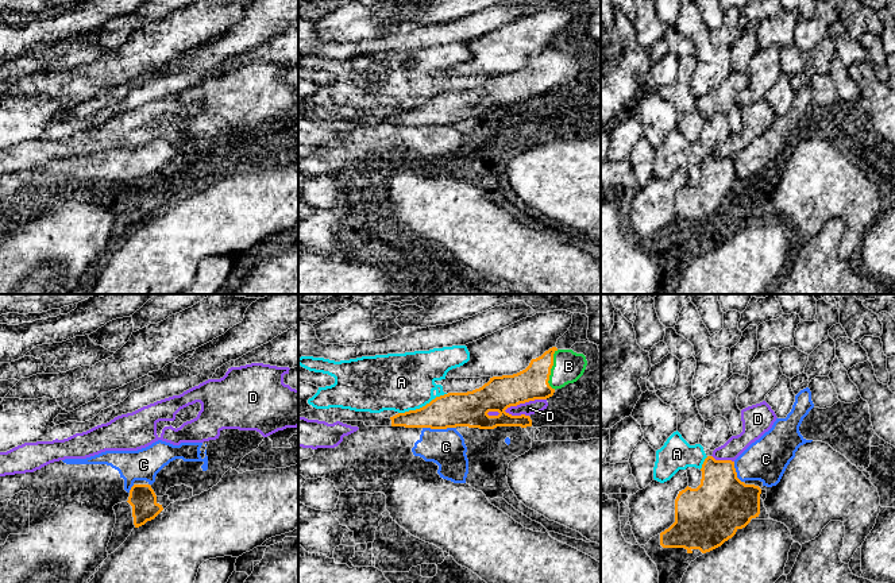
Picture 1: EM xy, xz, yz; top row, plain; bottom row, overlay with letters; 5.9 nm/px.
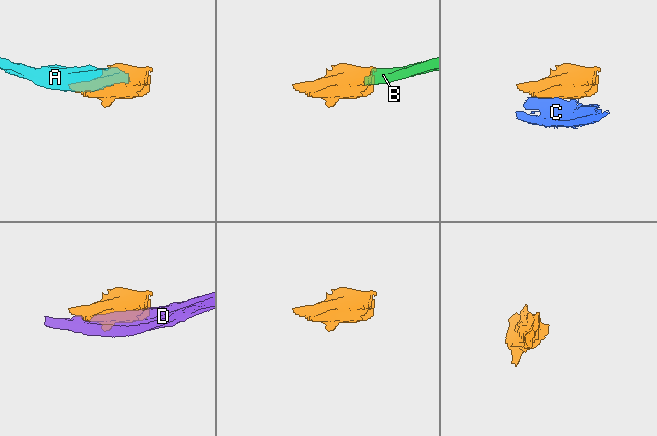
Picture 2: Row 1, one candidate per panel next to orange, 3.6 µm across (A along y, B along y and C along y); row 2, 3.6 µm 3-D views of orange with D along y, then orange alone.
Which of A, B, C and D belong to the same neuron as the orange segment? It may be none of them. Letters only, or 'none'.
B

